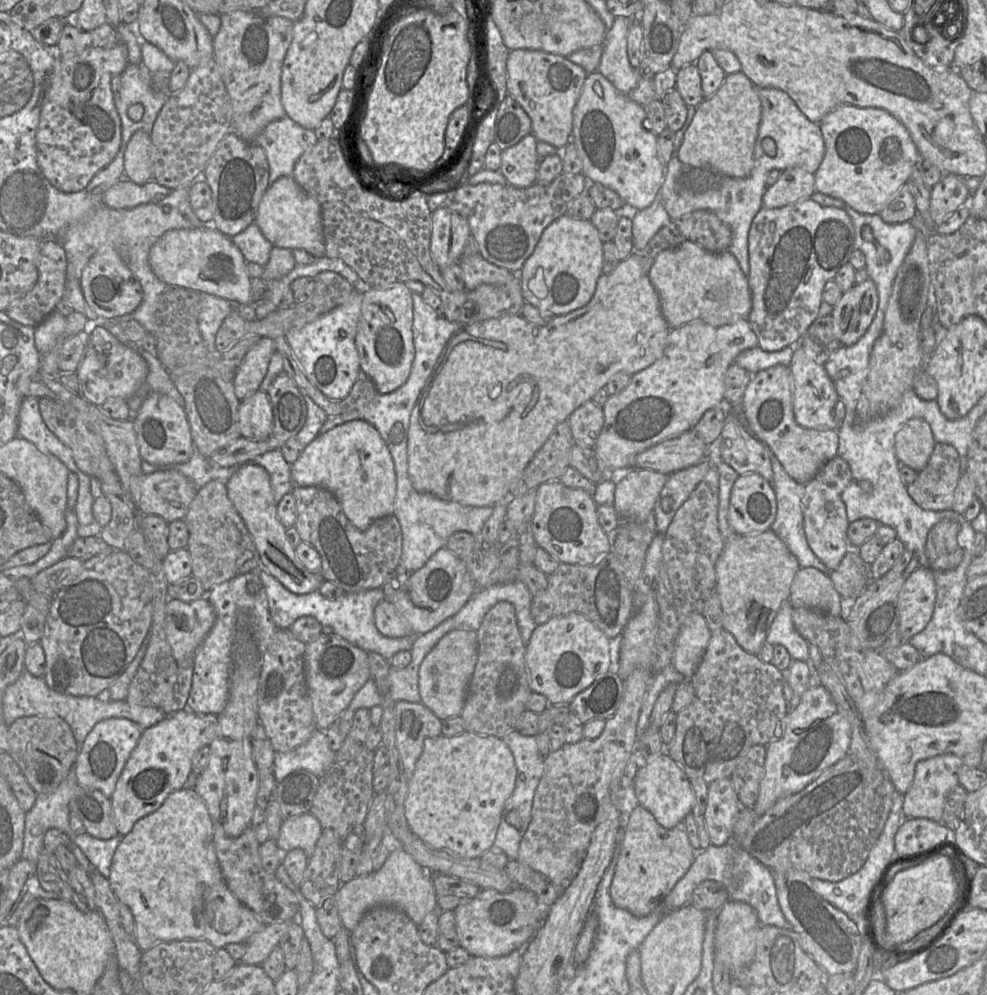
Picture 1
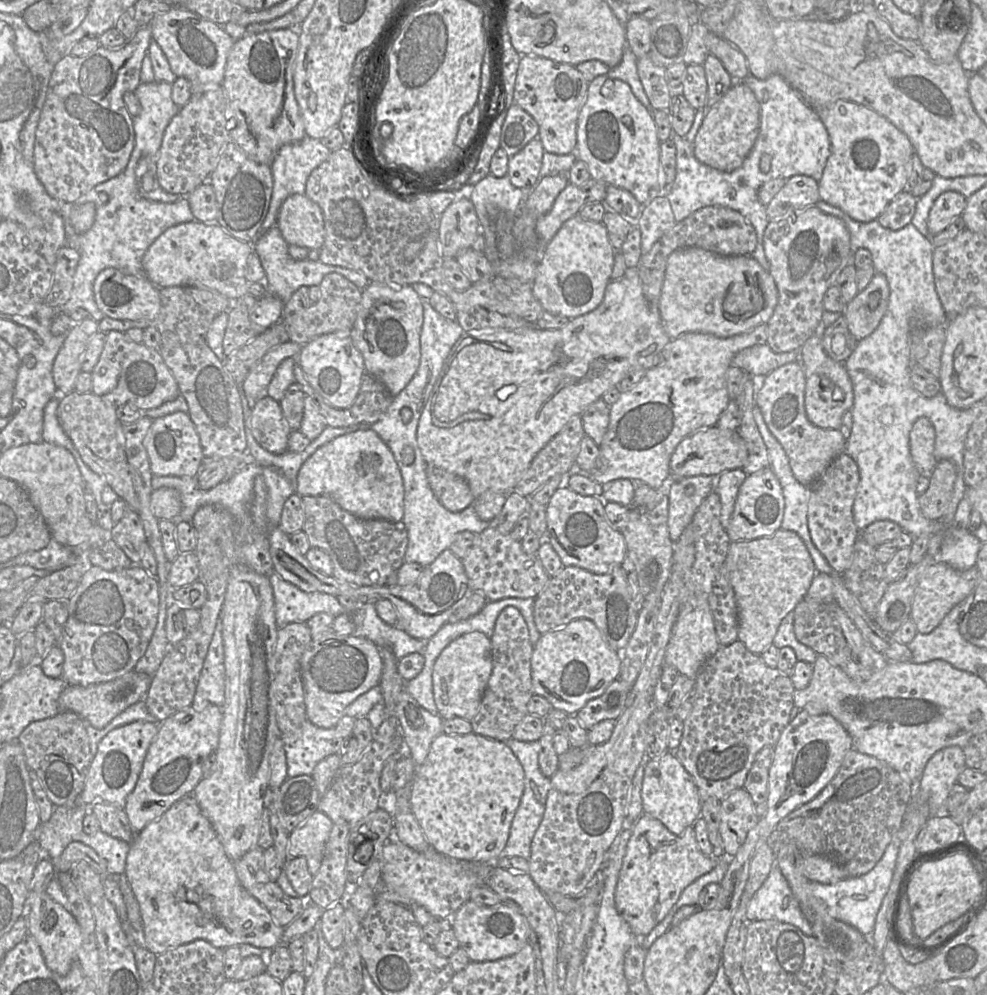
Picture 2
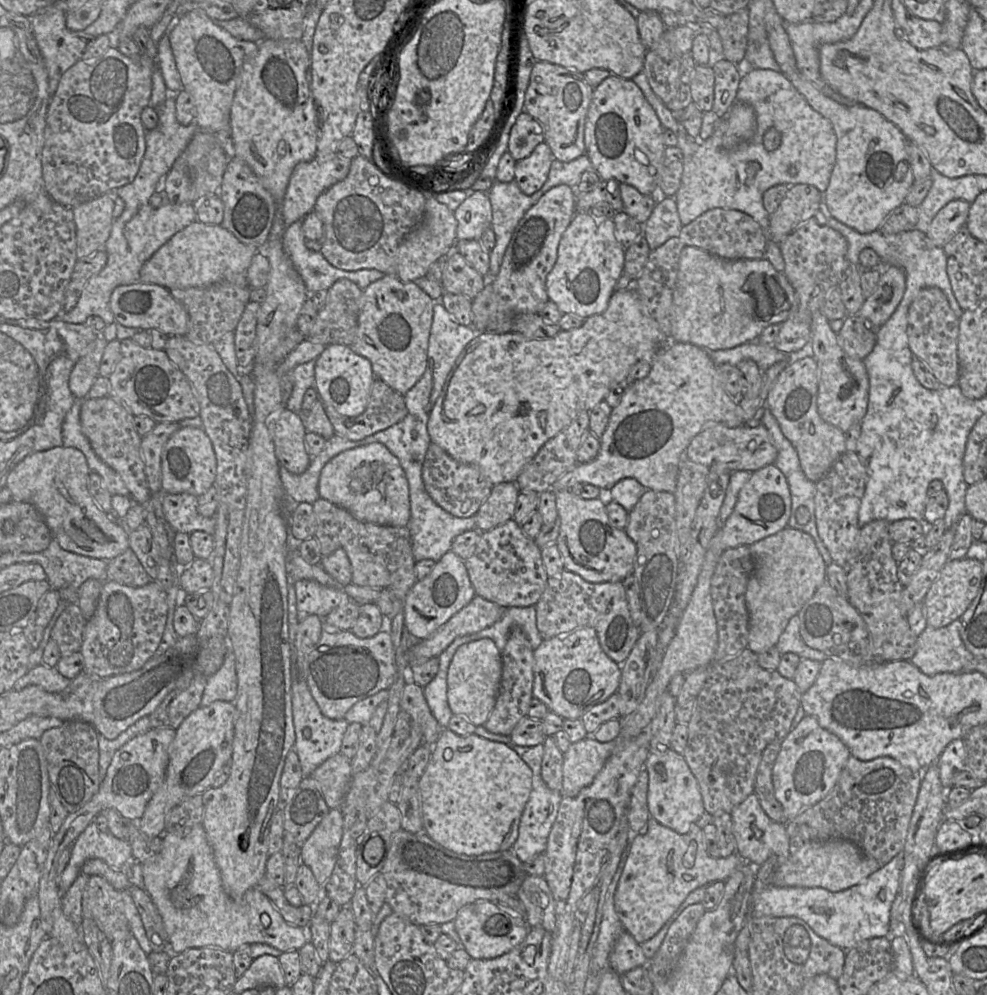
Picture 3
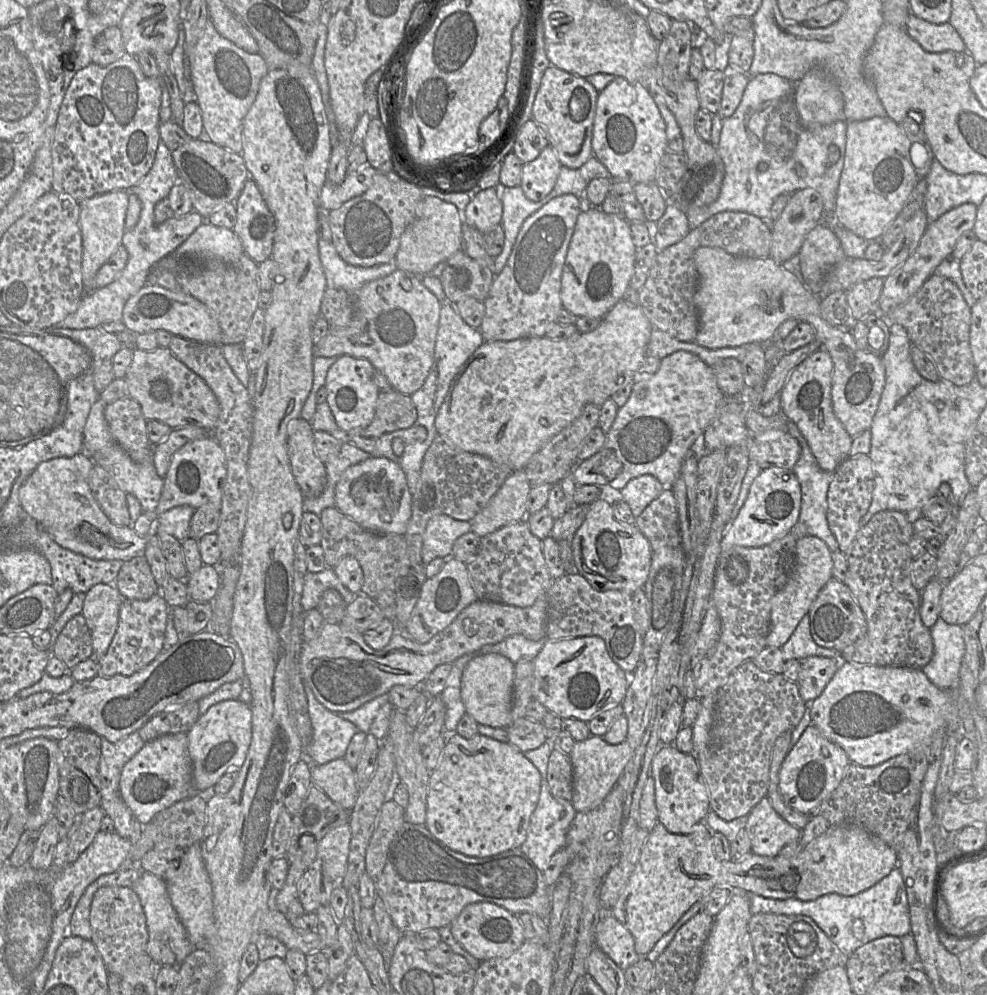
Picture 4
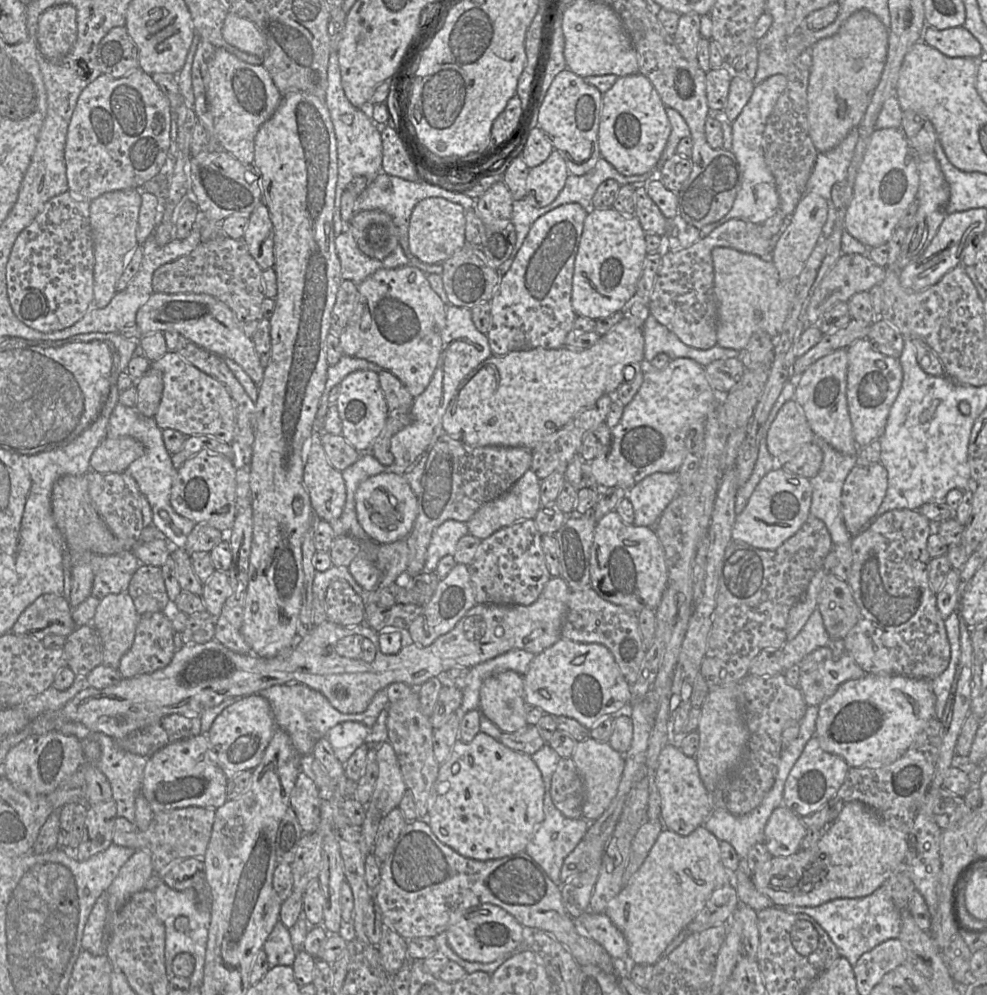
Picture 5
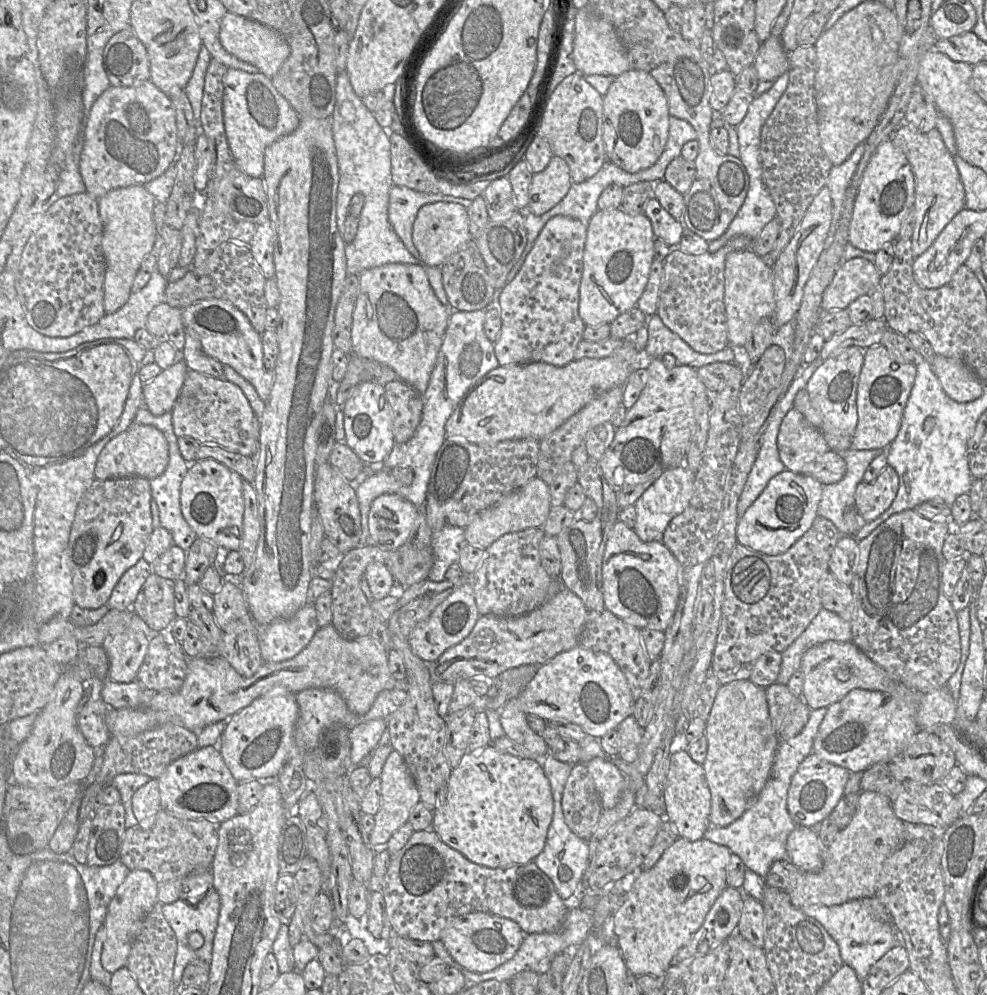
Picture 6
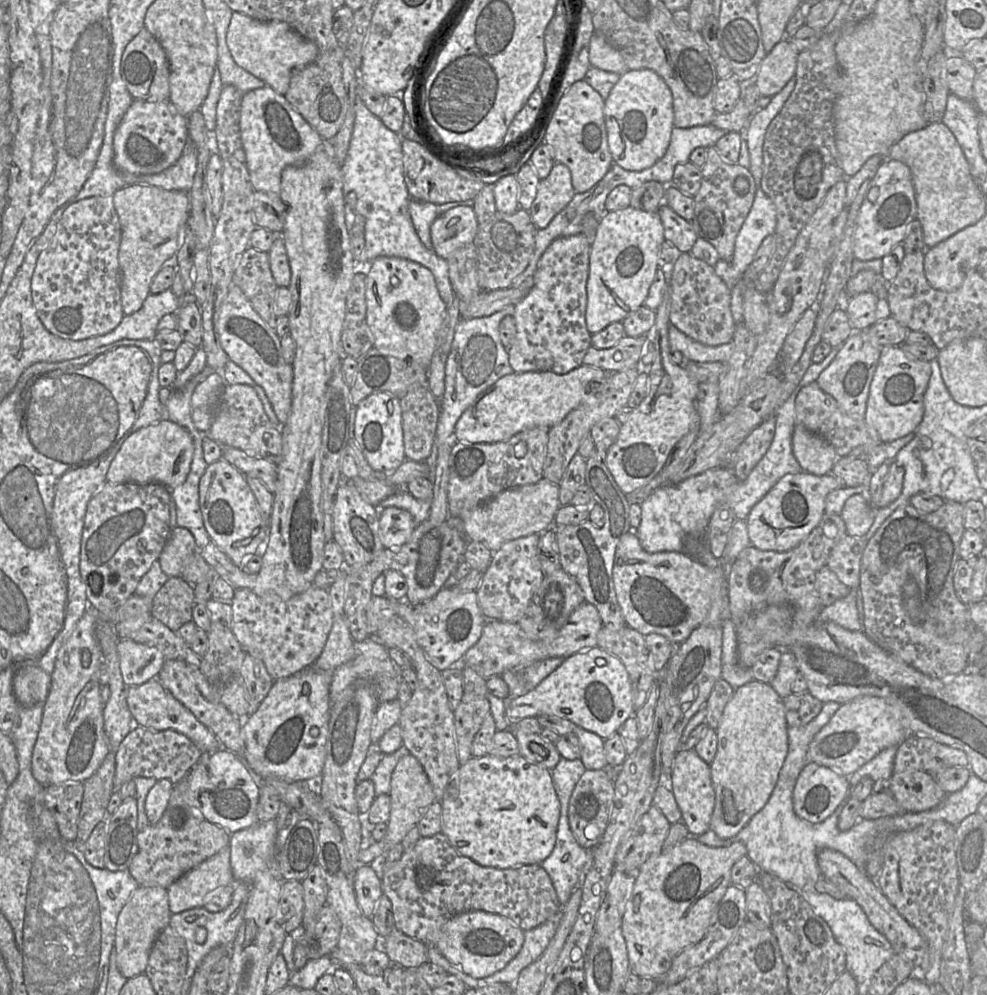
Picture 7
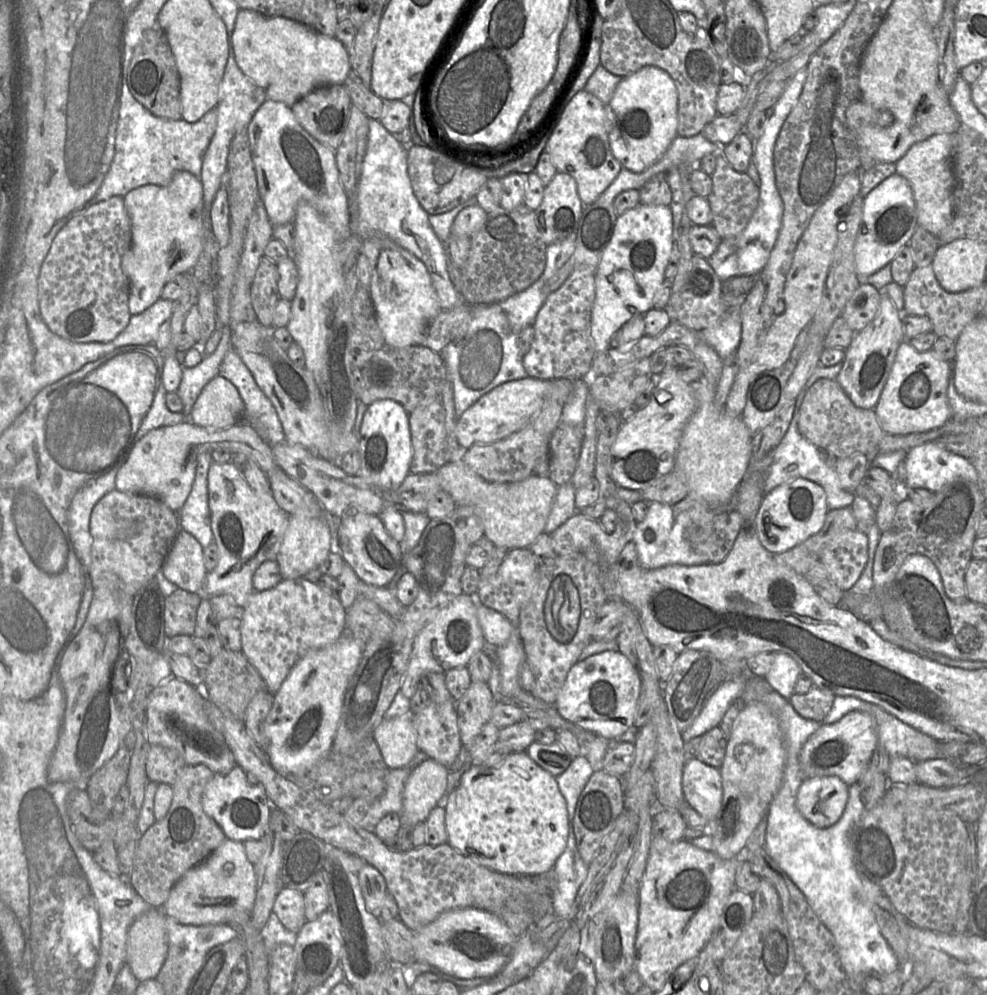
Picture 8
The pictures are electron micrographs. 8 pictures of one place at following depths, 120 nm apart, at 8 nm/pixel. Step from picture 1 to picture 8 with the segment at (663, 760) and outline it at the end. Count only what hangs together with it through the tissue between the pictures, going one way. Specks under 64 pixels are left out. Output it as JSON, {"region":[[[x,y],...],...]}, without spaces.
{"region":[[[691,758],[683,767],[682,788],[685,802],[708,821],[714,821],[723,798],[720,770]]]}

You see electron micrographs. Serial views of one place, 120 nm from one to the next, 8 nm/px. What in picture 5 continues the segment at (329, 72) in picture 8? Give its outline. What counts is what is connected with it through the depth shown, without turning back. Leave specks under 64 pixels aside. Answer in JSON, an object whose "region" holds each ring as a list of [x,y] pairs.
{"region":[[[228,13],[222,28],[224,40],[235,48],[263,59],[267,44],[257,26],[248,19]]]}

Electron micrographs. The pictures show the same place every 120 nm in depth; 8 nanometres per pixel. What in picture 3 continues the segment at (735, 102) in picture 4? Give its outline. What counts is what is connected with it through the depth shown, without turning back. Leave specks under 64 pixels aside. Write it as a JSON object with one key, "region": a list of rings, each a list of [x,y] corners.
{"region":[[[725,59],[716,61],[712,69],[715,76],[712,111],[721,118],[736,102],[741,76],[736,65]]]}

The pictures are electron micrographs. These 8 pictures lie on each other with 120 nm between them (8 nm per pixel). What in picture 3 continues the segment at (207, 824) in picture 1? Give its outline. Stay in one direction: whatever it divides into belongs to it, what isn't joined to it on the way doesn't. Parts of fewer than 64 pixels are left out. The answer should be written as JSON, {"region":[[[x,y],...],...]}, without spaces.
{"region":[[[202,824],[183,835],[163,833],[161,839],[160,851],[140,864],[143,889],[162,918],[170,952],[200,947],[234,952],[254,943],[287,952],[298,951],[309,942],[308,928],[288,924],[257,887],[248,890],[240,900],[228,896]]]}

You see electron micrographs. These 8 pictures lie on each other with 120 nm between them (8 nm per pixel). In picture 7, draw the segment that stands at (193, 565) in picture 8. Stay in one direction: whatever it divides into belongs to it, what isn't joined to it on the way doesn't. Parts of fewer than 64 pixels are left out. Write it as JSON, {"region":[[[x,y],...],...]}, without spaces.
{"region":[[[172,527],[157,562],[168,577],[180,577],[185,563],[197,551],[194,536],[188,529]]]}

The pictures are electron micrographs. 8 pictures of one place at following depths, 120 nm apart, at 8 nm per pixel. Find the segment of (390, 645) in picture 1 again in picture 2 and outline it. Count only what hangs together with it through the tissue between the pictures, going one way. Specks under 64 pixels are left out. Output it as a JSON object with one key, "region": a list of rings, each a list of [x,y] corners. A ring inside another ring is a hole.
{"region":[[[277,573],[269,577],[273,590],[275,619],[278,627],[306,623],[319,613],[337,617],[346,613],[336,596],[321,592],[304,592],[283,580]],[[373,602],[364,603],[351,618],[355,625],[352,636],[368,639],[379,649],[390,649],[397,660],[411,653],[422,653],[425,647],[427,640],[411,637],[400,627],[386,624],[378,616]]]}

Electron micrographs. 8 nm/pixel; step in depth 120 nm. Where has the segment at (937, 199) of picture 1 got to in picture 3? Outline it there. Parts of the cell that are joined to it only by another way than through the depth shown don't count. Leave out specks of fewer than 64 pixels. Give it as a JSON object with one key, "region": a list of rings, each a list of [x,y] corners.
{"region":[[[952,200],[933,218],[926,234],[933,246],[942,248],[957,231],[966,225],[971,204],[964,200]]]}

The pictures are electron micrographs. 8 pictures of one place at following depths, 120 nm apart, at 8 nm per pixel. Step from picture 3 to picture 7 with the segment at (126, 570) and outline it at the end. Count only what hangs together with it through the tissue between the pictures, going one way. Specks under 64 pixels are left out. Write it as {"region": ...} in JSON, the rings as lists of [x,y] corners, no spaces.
{"region":[[[169,577],[152,598],[150,614],[177,632],[185,623],[192,621],[194,588],[181,577]]]}

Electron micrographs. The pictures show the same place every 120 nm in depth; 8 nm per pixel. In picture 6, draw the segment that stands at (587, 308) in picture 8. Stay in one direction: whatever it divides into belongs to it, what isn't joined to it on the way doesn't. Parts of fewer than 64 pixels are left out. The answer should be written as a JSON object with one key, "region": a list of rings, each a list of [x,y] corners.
{"region":[[[564,215],[552,217],[517,275],[497,292],[502,325],[493,346],[501,366],[545,362],[561,367],[574,360],[586,326],[578,311],[586,237],[587,223]]]}

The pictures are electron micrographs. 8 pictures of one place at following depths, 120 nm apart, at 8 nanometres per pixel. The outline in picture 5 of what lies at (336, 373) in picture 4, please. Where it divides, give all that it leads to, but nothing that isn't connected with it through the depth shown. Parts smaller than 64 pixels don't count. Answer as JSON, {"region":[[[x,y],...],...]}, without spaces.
{"region":[[[357,370],[348,374],[338,386],[339,395],[336,406],[342,422],[342,436],[359,452],[370,452],[389,415],[378,373],[371,370]]]}

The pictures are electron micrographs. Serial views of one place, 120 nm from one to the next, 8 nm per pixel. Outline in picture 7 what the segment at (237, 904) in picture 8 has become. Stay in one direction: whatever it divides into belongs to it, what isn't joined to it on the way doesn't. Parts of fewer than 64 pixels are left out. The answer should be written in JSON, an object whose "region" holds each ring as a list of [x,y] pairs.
{"region":[[[228,845],[184,873],[166,889],[170,912],[177,914],[204,907],[212,893],[224,887],[234,890]]]}

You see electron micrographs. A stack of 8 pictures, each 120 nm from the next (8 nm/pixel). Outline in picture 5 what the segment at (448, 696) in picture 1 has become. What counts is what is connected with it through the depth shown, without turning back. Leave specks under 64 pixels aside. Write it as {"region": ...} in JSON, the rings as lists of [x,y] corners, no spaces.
{"region":[[[507,670],[486,678],[480,688],[479,711],[501,732],[513,733],[527,724],[523,676]]]}

